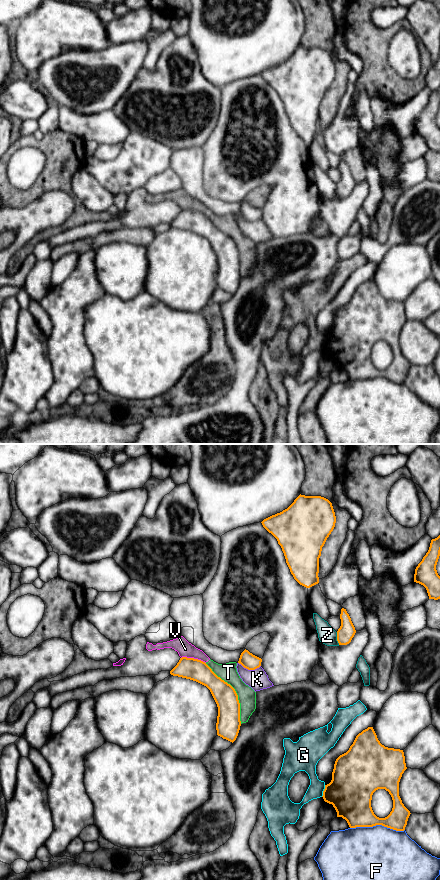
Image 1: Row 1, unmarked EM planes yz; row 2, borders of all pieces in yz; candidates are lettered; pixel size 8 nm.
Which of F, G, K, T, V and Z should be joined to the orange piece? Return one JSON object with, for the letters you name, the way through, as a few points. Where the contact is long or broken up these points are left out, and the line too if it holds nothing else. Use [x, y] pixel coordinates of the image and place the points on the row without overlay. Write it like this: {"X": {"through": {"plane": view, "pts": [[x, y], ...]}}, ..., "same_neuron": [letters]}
{"same_neuron": []}

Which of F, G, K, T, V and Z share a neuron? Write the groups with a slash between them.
F / G T V / K / Z

